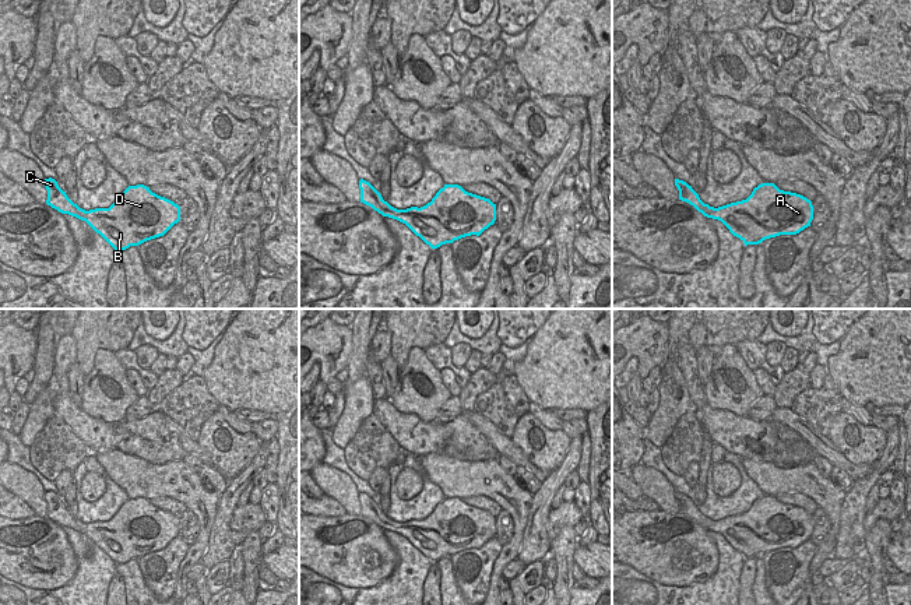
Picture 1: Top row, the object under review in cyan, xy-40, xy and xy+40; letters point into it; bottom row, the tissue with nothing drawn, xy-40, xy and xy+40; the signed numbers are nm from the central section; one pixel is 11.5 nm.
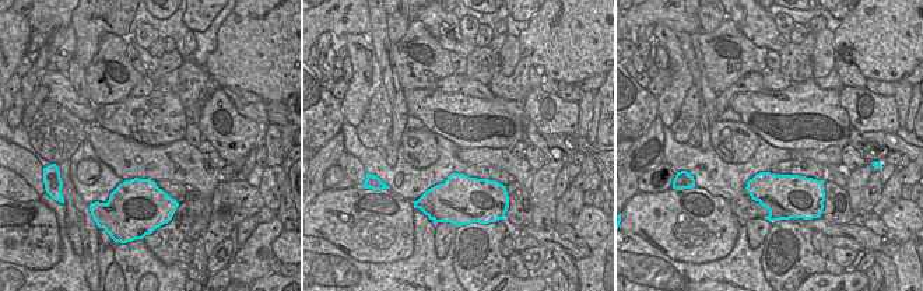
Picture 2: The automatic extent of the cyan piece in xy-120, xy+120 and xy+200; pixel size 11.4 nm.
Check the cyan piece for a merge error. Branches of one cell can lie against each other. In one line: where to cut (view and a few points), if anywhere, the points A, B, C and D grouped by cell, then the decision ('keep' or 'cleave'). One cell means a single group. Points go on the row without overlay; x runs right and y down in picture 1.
xy-40 (77, 520), (80, 531) | A B D / C | cleave

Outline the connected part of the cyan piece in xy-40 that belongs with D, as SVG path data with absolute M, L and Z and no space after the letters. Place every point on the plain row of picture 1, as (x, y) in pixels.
M144 497L129 499L109 521L77 524L116 564L163 549L180 534L180 520Z

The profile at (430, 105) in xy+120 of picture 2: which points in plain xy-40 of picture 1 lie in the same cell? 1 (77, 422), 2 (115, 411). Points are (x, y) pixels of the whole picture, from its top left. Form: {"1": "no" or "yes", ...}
{"1": "yes", "2": "no"}

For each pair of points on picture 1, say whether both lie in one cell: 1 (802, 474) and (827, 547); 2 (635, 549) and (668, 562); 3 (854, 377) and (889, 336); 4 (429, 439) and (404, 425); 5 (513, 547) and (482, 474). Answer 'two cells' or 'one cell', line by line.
1: one cell
2: one cell
3: one cell
4: one cell
5: one cell

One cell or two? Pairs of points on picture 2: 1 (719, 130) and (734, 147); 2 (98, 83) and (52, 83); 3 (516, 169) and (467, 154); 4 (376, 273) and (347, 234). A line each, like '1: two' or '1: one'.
1: one
2: two
3: one
4: two

